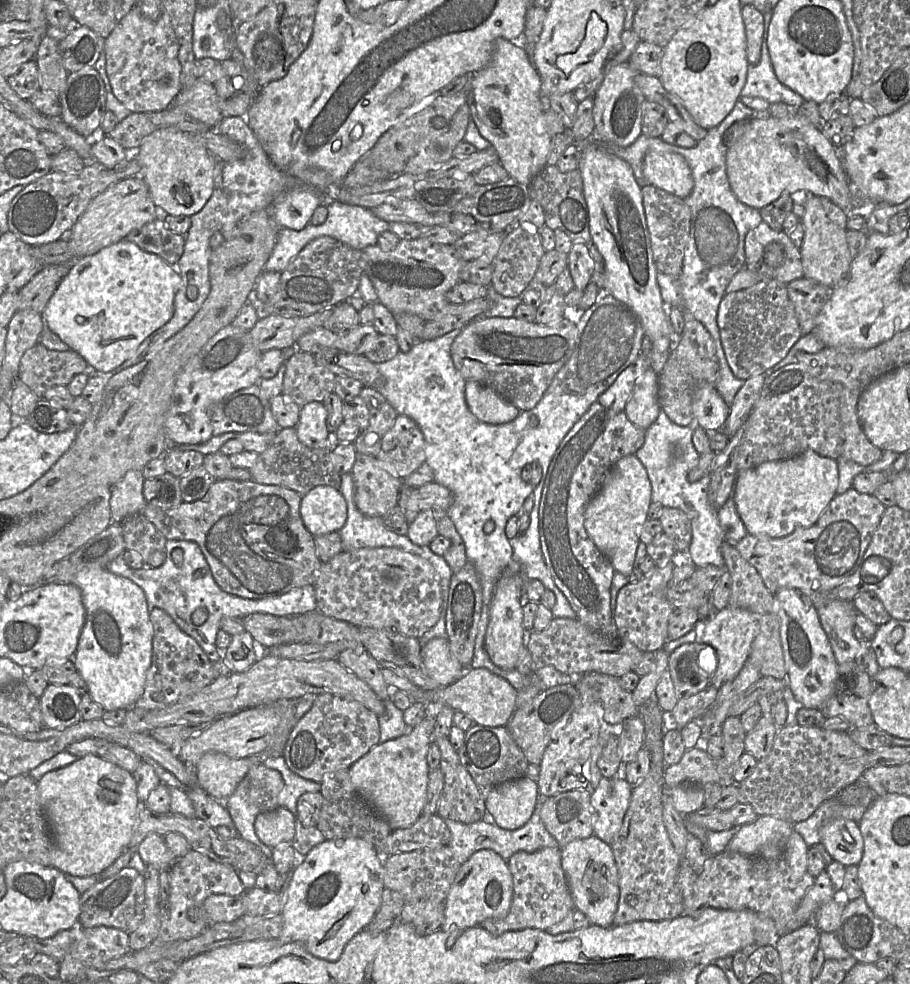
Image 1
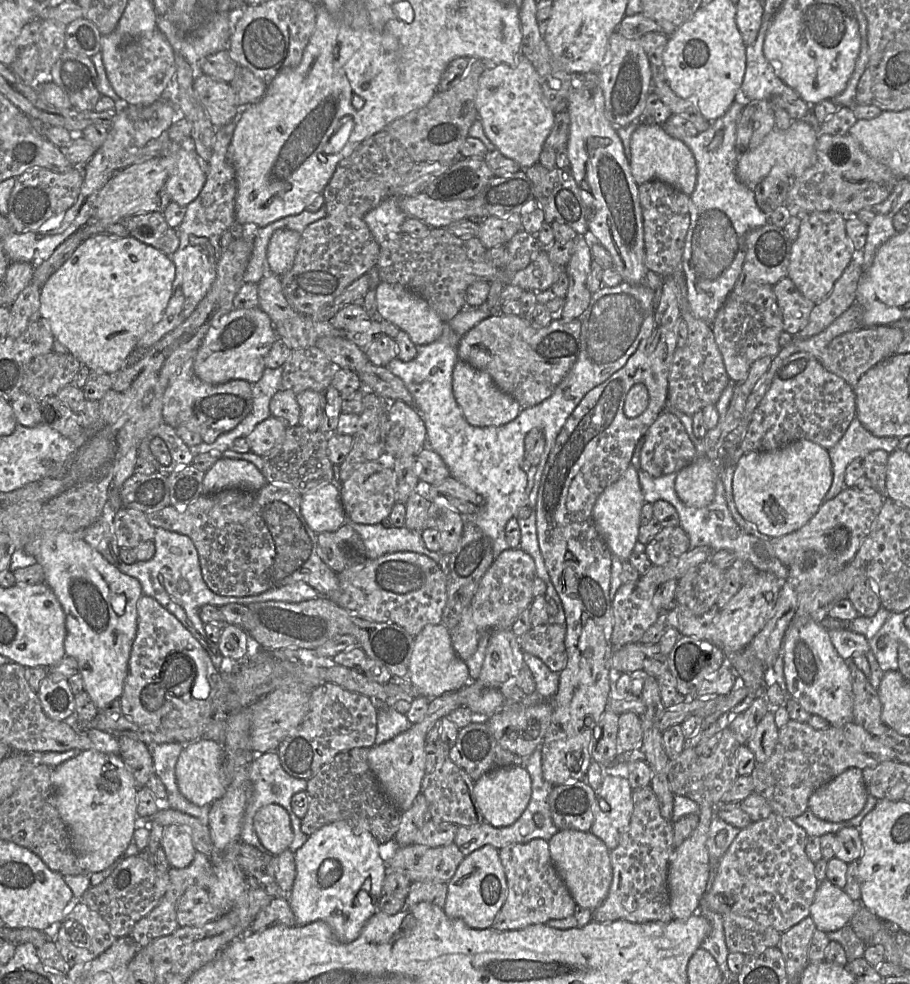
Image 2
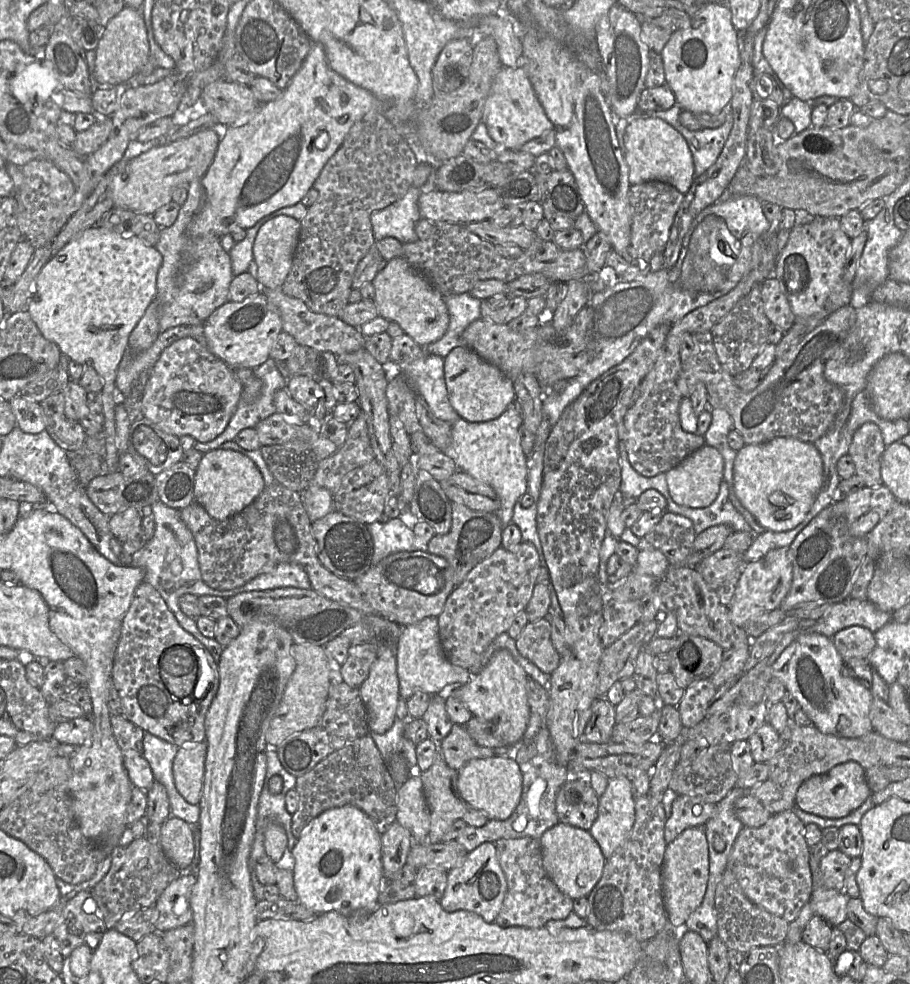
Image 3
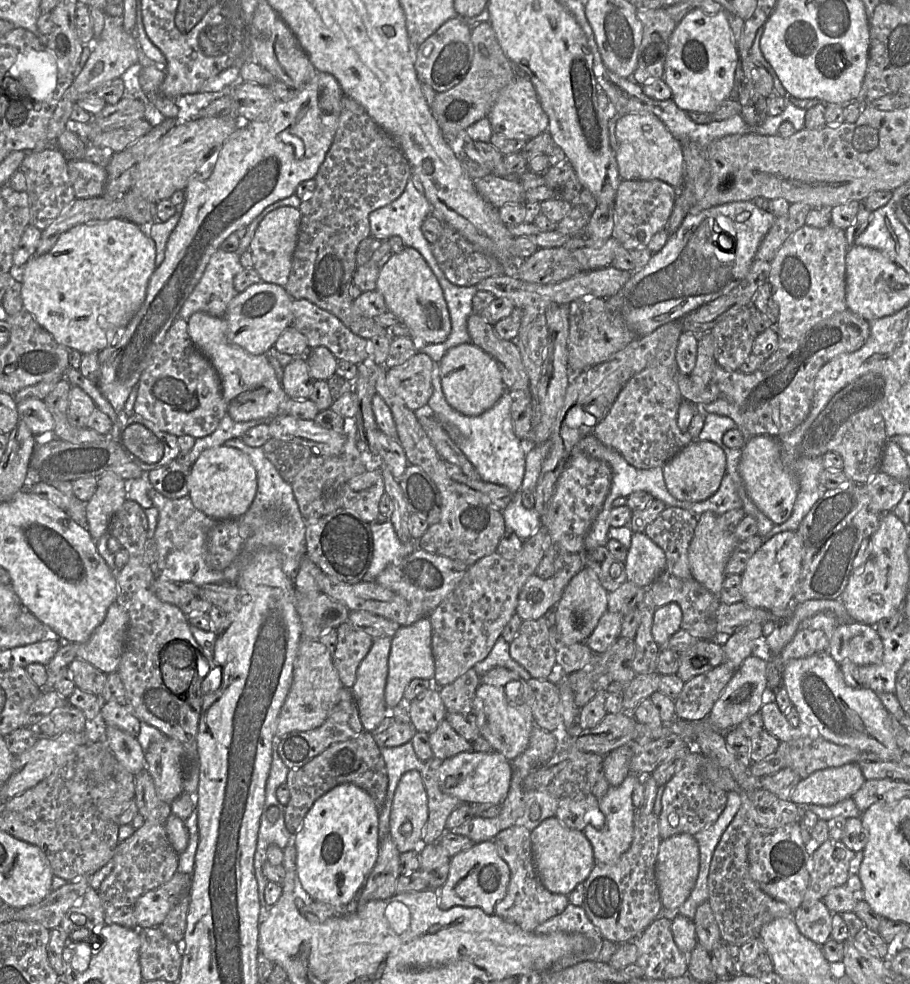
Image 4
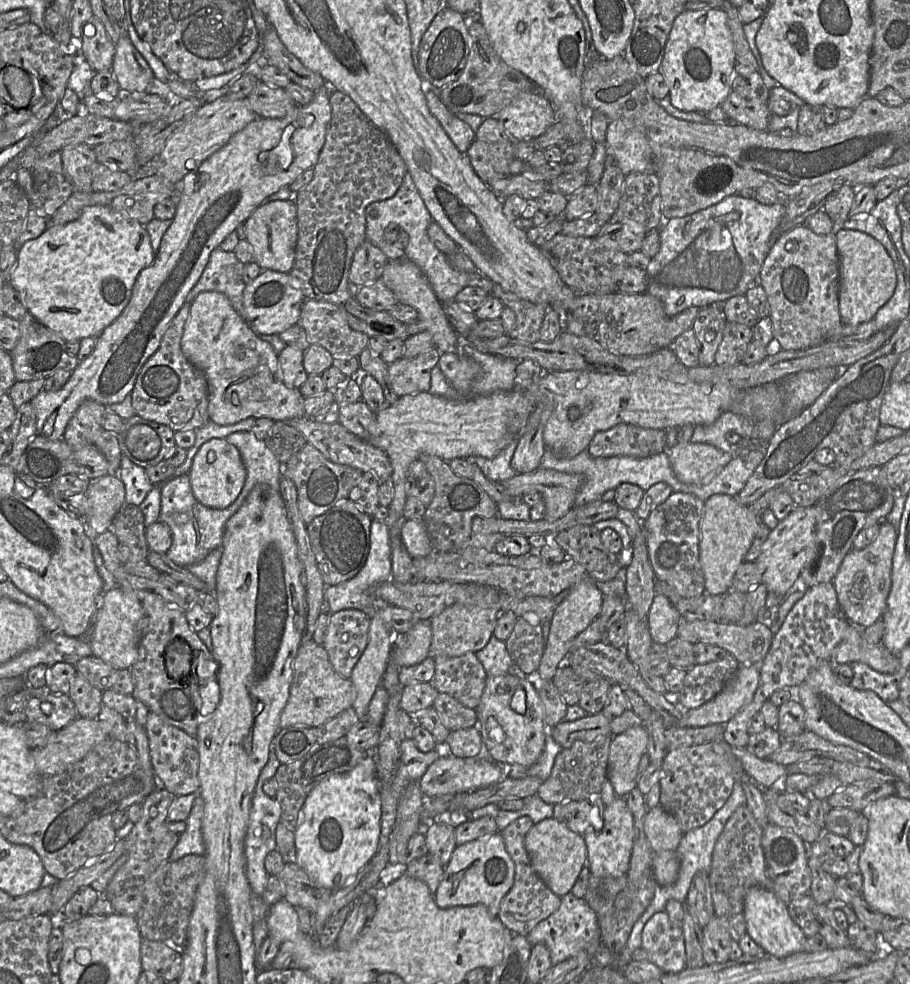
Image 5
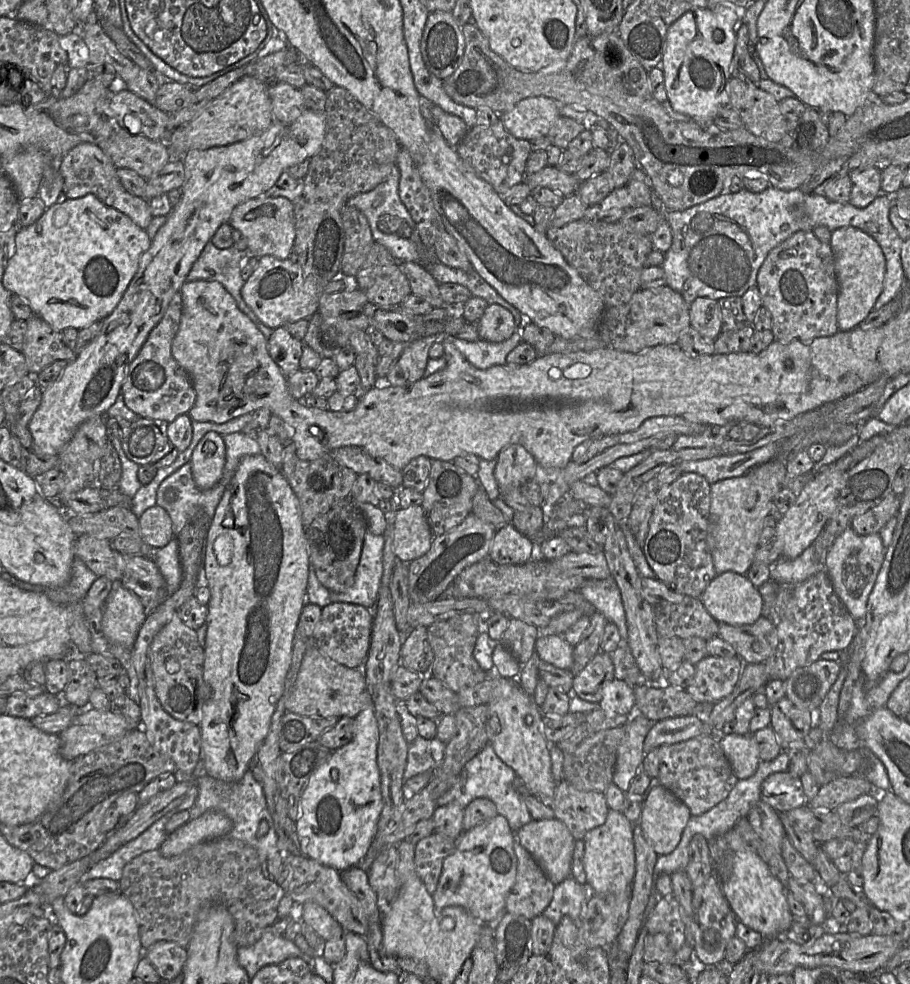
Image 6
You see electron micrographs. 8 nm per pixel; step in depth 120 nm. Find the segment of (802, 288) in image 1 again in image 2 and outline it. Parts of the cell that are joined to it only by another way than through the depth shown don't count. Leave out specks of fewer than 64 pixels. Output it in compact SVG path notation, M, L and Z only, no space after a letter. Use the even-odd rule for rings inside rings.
M788 277L778 281L772 289L782 314L784 331L797 335L807 325L816 304L806 299Z

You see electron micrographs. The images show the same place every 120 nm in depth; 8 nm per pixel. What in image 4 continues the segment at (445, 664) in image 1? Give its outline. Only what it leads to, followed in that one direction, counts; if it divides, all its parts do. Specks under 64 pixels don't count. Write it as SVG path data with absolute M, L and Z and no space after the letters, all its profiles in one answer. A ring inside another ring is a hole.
M424 616L411 625L401 626L392 638L384 693L385 703L388 707L388 716L392 716L392 711L390 710L404 703L404 691L412 679L433 680L434 673L435 665L432 654L431 622L429 616Z

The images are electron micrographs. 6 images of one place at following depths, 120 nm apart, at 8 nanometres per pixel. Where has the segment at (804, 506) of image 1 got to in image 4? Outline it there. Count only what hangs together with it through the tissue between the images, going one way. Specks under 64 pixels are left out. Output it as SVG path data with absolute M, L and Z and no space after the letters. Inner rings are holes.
M761 435L747 440L742 447L739 473L751 500L775 525L783 524L790 518L799 484L795 475L784 464L778 438Z

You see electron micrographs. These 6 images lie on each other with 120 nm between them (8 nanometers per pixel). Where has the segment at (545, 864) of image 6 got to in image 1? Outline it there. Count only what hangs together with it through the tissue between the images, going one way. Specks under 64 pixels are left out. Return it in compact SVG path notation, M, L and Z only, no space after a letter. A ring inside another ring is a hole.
M595 835L569 842L560 848L561 866L574 907L588 918L591 924L609 927L619 900L619 874L611 846Z

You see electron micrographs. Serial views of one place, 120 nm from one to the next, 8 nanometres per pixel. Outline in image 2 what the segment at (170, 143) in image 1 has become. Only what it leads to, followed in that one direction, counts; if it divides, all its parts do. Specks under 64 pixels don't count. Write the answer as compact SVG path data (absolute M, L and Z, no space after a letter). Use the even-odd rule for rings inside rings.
M177 146L160 157L167 172L166 191L172 202L186 207L200 193L206 173L195 152L189 146Z

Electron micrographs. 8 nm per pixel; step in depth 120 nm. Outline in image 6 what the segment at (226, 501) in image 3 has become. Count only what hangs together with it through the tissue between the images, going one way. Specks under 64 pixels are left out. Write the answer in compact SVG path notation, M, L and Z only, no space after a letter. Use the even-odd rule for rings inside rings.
M209 431L199 441L191 456L192 476L197 487L208 490L222 478L226 463L223 436Z

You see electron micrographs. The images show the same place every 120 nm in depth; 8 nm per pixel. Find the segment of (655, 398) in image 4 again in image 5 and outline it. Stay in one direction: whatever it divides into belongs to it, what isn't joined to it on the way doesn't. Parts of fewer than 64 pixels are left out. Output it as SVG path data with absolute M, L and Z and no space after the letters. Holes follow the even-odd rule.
M619 423L595 433L586 450L593 457L646 458L666 449L666 430Z

